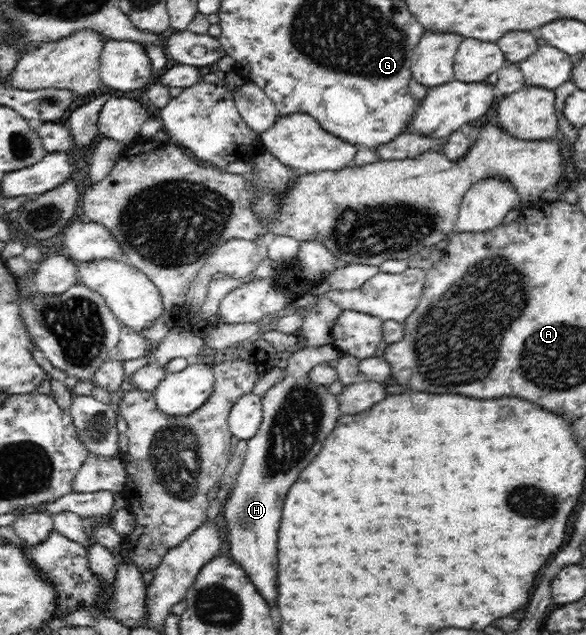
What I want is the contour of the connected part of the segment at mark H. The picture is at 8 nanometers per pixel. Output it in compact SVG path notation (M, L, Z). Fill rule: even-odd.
M333 345L322 347L307 346L292 354L284 368L284 378L273 385L262 399L262 420L258 432L247 440L248 450L241 465L237 479L230 490L230 500L224 502L224 518L226 523L226 540L230 544L229 555L248 573L250 580L256 585L260 596L268 600L268 604L276 606L276 544L278 544L278 524L282 516L282 504L286 492L298 478L298 474L314 460L320 452L324 438L332 432L338 418L342 416L337 396L330 392L328 386L312 383L308 373L320 363L339 359L343 354Z

